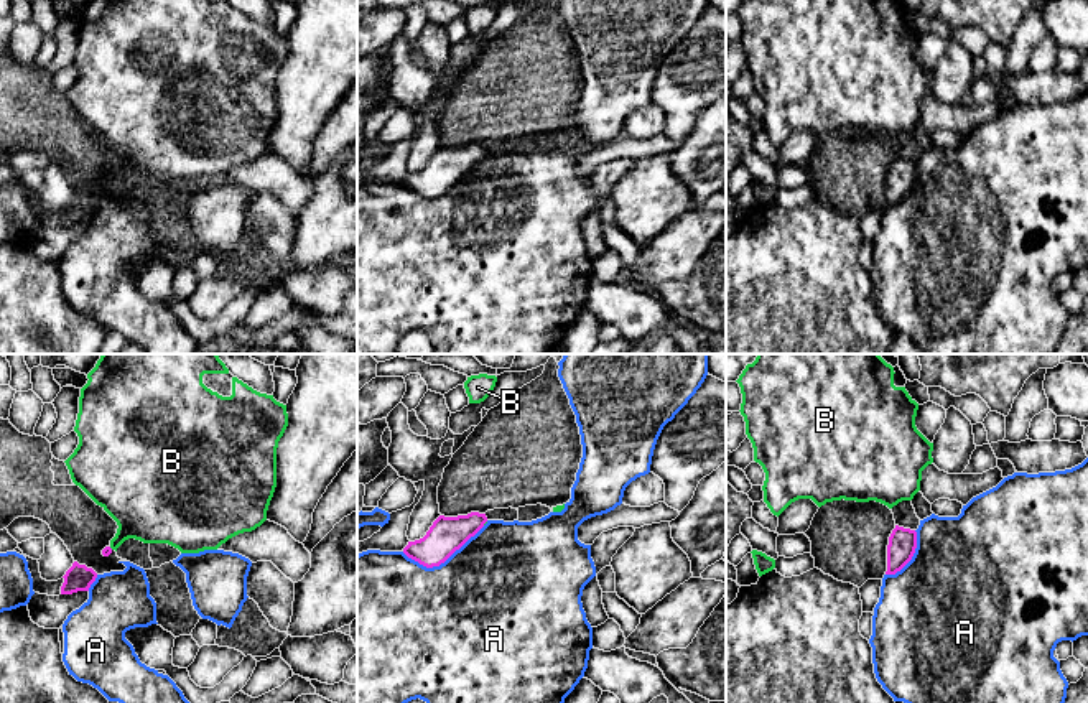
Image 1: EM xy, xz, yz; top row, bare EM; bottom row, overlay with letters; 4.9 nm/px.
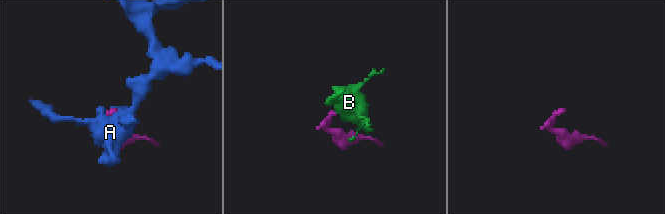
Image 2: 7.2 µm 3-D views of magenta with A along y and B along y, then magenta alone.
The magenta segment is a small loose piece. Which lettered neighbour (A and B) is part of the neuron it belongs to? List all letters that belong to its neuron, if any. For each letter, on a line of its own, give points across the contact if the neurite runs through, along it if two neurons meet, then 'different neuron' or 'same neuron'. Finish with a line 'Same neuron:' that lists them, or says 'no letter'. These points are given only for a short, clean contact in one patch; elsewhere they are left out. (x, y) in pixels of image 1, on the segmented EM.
A: different neuron
B: way xz (448, 534), (473, 522), (484, 522), (486, 522); same neuron
Same neuron: B

